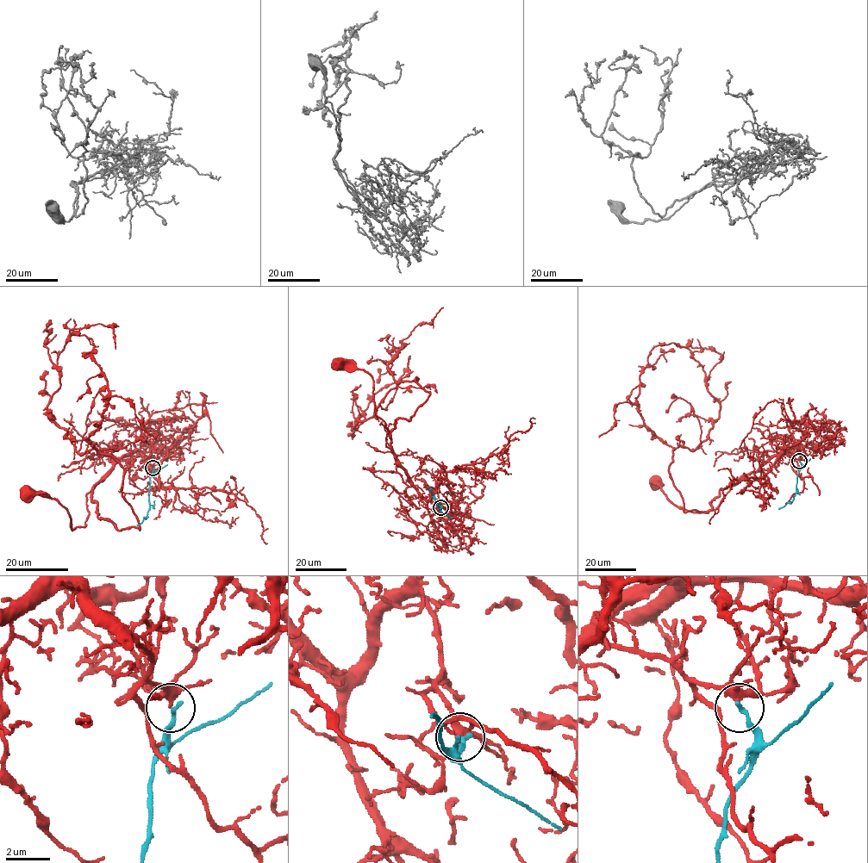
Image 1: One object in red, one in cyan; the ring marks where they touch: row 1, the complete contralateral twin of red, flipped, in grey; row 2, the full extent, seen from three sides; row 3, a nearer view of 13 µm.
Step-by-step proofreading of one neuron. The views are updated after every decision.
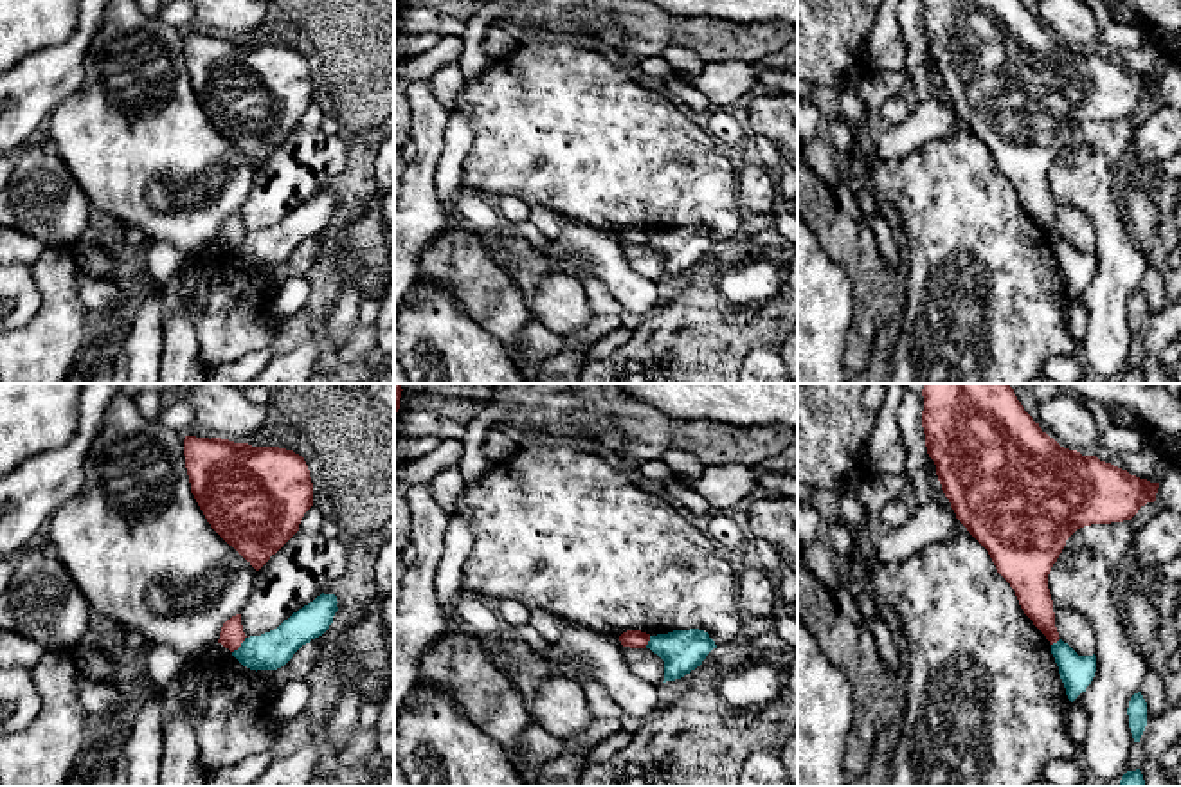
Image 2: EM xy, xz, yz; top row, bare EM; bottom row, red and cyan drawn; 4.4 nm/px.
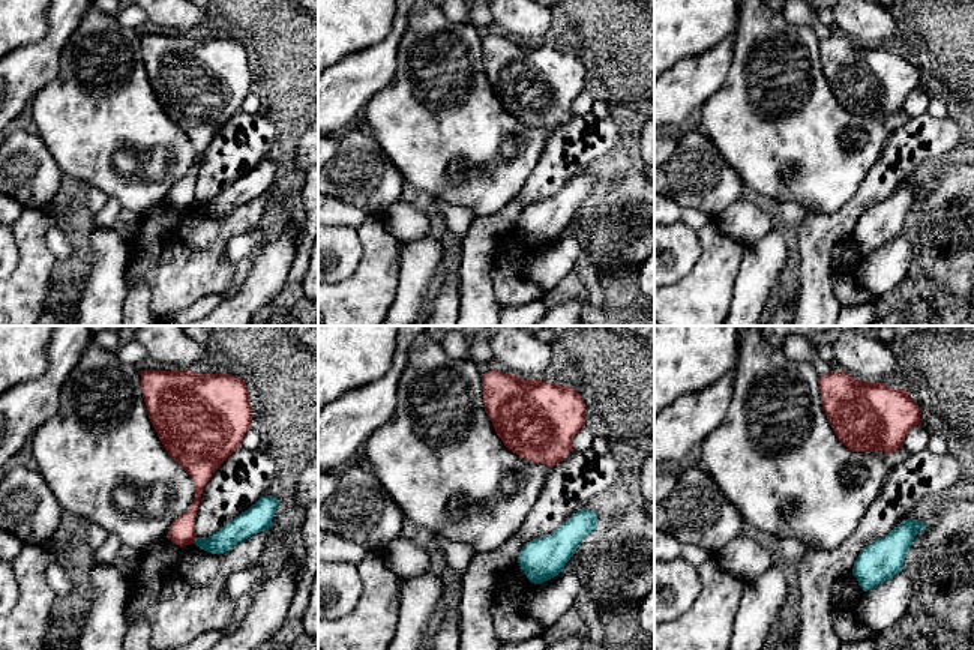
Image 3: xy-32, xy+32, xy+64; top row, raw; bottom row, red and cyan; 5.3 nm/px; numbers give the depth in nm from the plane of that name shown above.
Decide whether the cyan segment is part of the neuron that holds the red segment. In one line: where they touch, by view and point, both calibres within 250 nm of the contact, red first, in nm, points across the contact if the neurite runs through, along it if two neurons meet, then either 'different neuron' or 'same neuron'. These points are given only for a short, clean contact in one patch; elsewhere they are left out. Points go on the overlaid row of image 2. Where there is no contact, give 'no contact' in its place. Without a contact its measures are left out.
xy (240, 645) | 110/170 nm | along xy (245, 636), (233, 652) | different neuron

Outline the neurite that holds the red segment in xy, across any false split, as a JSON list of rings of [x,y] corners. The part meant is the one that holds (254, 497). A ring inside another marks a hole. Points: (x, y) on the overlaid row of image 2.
[[[185,436],[184,456],[207,522],[256,571],[299,531],[313,506],[308,465],[293,450]]]

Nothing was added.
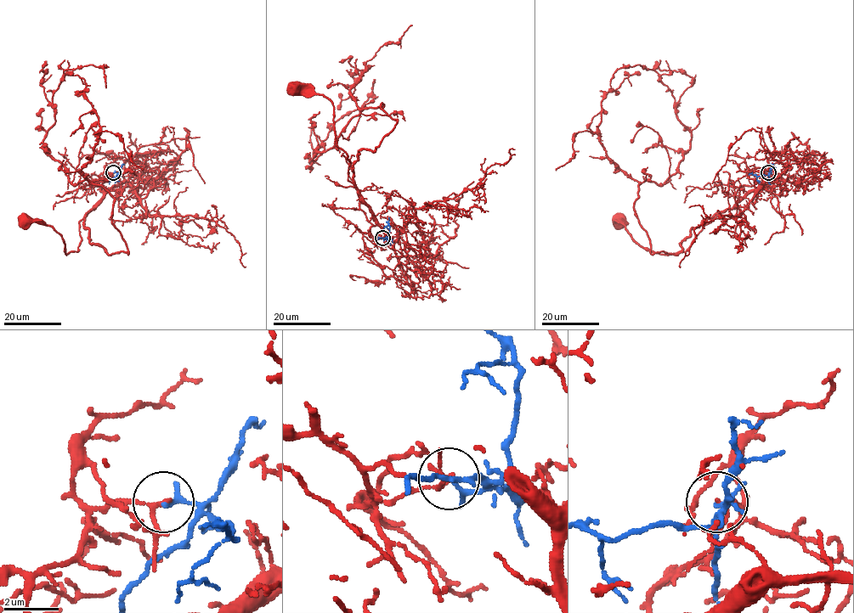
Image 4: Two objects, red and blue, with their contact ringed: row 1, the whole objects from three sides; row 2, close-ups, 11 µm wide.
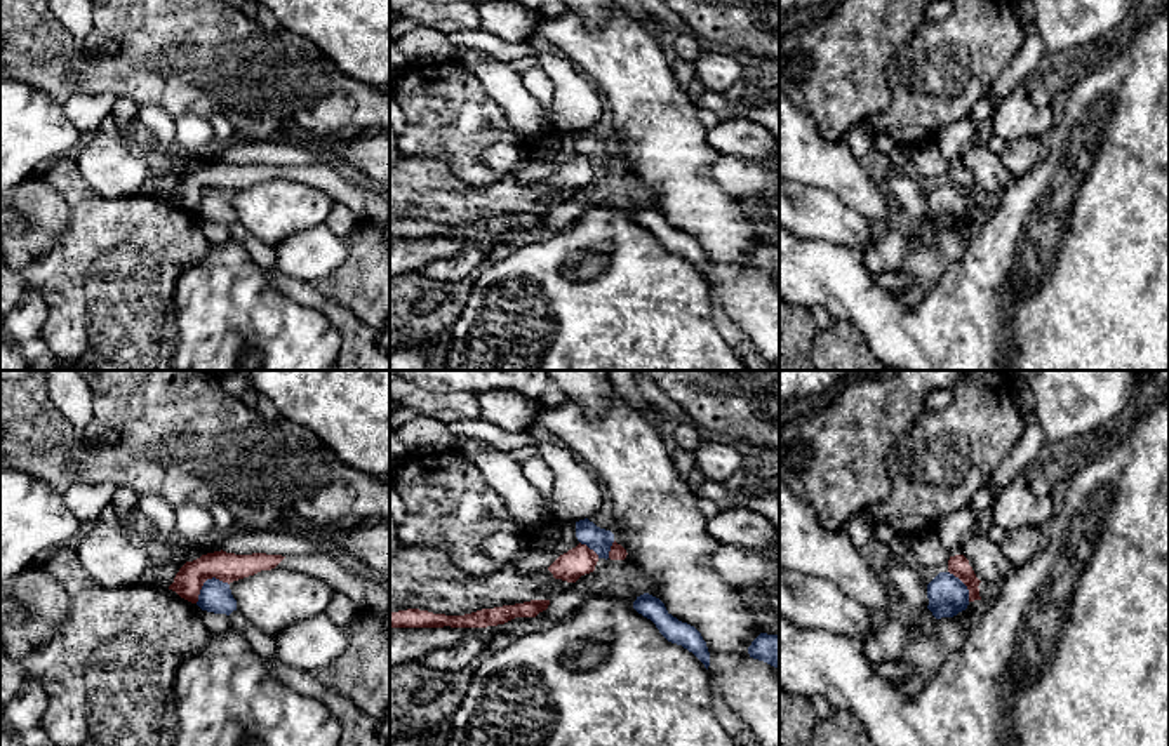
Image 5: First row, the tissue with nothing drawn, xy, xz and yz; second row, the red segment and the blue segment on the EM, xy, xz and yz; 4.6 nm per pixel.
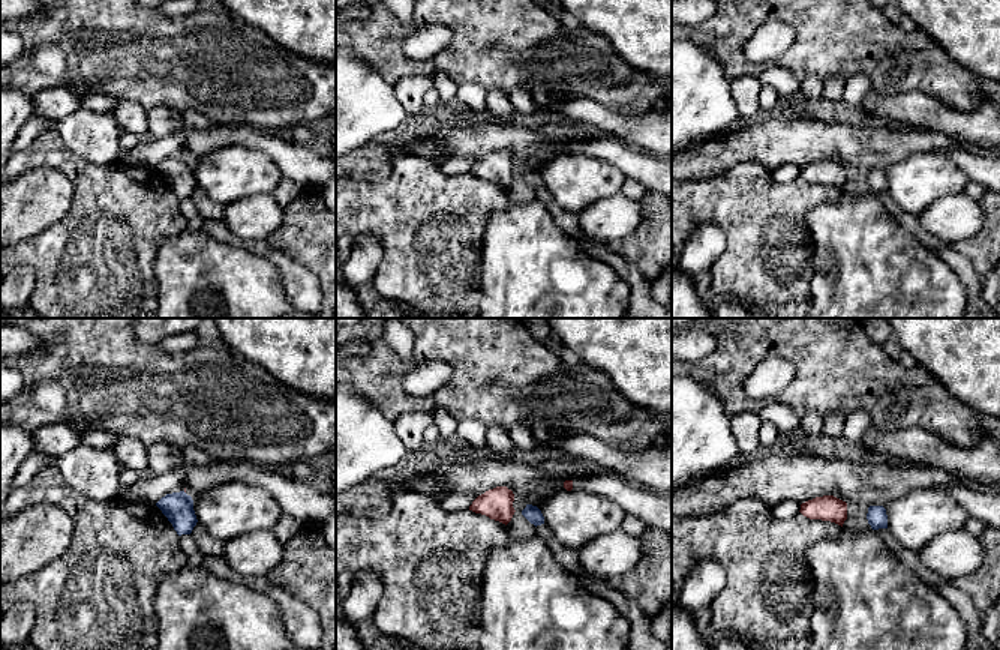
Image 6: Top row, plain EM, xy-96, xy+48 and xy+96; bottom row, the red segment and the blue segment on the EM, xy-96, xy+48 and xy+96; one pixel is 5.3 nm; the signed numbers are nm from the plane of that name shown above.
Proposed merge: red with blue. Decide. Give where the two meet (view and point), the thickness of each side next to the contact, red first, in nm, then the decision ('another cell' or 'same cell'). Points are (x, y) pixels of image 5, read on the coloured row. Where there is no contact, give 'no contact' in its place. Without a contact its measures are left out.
contact xy (206, 579); calibres 140 and 150 nm; another cell

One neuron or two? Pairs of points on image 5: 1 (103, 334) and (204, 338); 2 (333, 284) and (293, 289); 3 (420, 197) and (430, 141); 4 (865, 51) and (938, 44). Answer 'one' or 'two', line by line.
1: two
2: two
3: two
4: two

